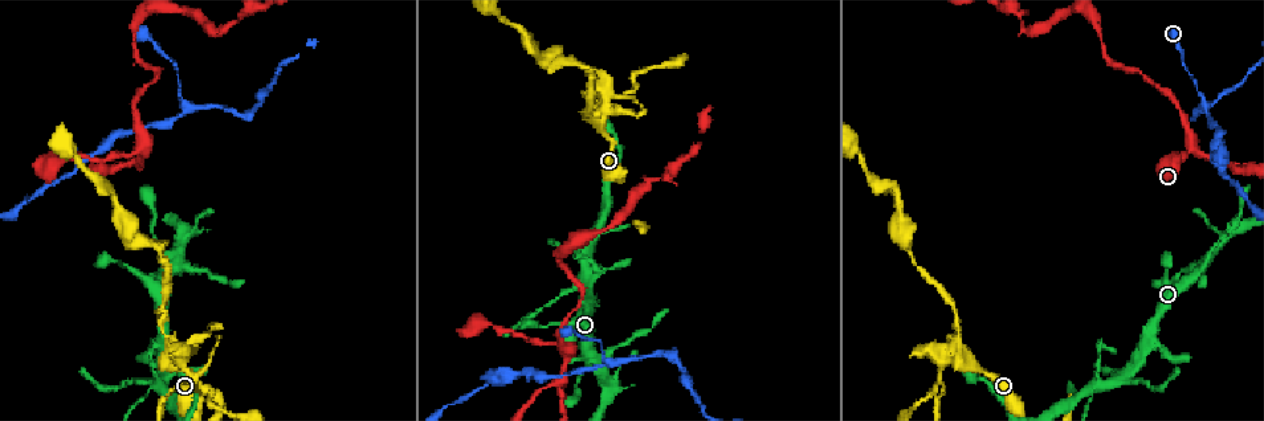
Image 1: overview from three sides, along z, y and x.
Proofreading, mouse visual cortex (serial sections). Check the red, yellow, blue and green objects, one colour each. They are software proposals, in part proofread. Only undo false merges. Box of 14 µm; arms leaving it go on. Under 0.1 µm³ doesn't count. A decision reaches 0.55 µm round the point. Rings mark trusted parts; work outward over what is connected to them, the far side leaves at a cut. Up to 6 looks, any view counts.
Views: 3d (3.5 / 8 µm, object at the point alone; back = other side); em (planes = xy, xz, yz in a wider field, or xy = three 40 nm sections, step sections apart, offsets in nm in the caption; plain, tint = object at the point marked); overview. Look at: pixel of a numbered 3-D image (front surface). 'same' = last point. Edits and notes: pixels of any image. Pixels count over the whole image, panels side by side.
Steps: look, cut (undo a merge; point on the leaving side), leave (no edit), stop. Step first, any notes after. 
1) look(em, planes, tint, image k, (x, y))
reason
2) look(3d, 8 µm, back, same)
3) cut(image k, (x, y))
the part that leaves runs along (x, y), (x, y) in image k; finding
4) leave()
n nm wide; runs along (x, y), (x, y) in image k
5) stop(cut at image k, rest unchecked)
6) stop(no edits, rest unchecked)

look(3d, 3.5 µm, back, image 1, (616, 95))
arms part here

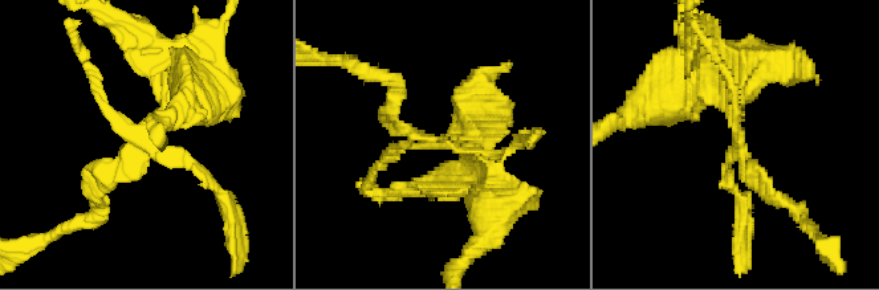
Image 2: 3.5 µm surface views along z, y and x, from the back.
look(em, xy, step 5, tint, image 2, (448, 144))

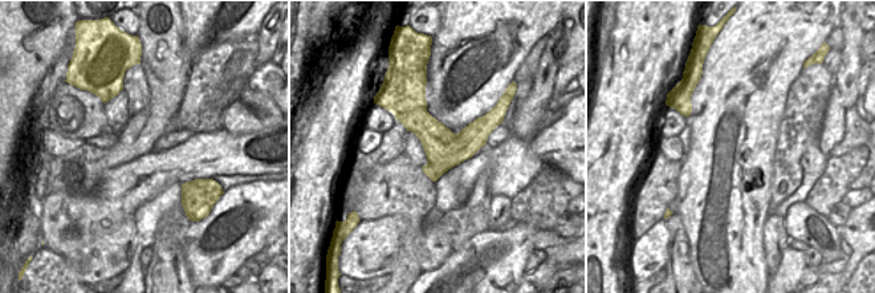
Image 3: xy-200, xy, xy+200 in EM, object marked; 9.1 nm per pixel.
look(em, xy, step 3, tint, same)
another direction

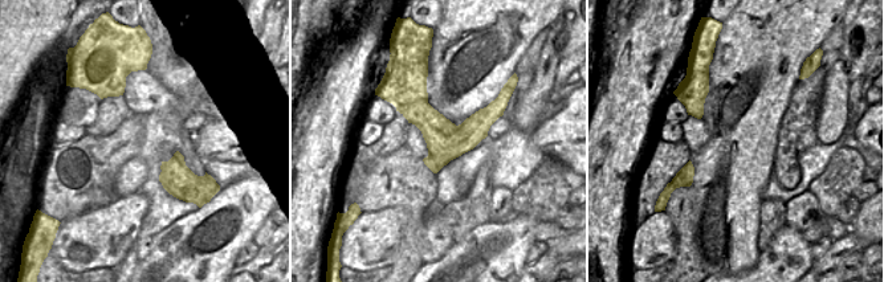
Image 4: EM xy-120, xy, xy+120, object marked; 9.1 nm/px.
leave()
runs along (192, 88), (96, 193) in image 2; all the same cell

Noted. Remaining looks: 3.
look(3d, 8 µm, image 1, (957, 330))
sudden change in width

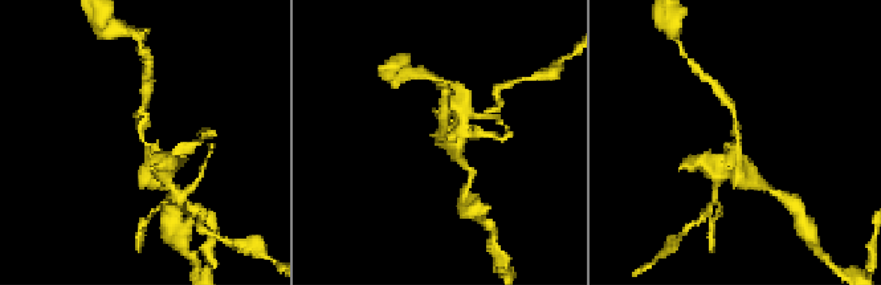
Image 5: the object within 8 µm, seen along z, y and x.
look(3d, 3.5 µm, image 5, (437, 140))
closer look

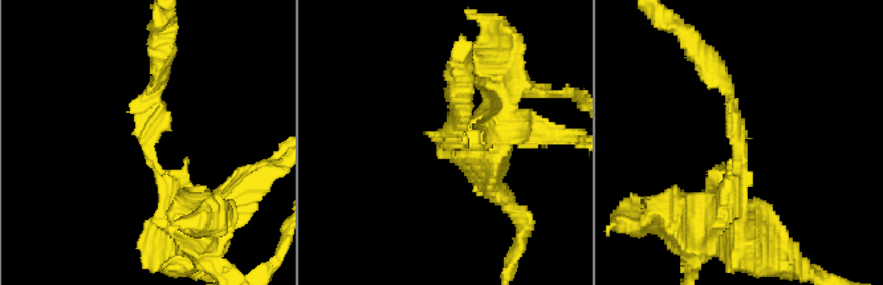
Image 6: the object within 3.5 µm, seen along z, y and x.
look(em, xy, step 2, tint, image 6, (154, 165))
arms of 150, 350 nm

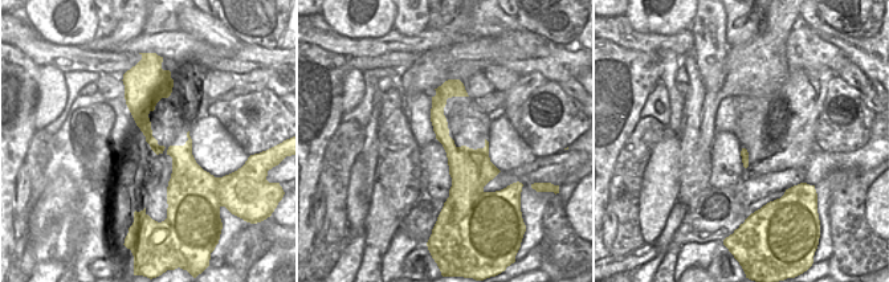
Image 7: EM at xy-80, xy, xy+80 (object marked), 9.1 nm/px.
leave()
runs along (192, 231), (147, 150), (157, 85) in image 6; continuous, no second cell

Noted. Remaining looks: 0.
stop(no edits, rest unchecked)

